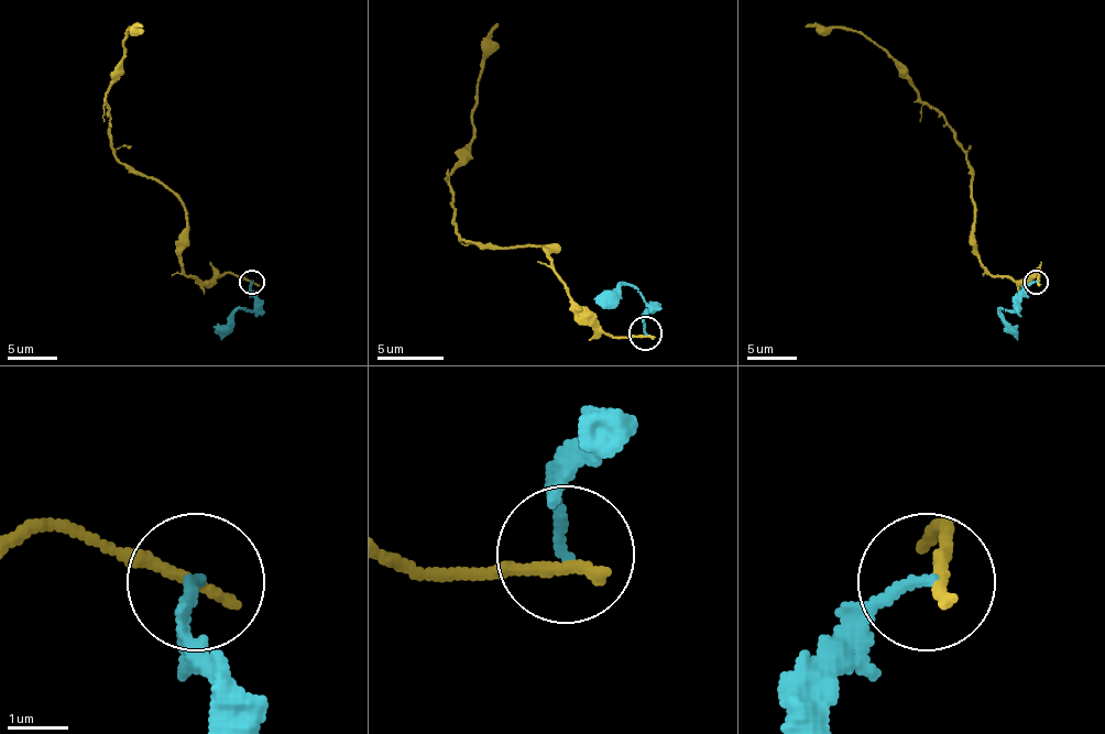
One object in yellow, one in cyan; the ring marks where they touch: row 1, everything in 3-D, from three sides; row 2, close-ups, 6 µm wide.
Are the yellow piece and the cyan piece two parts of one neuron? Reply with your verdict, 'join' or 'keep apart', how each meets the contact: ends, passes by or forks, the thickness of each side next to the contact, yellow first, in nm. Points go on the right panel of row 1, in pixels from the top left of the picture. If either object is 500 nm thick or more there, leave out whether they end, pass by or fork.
keep apart | yellow ends | cyan ends | 240/180 nm

